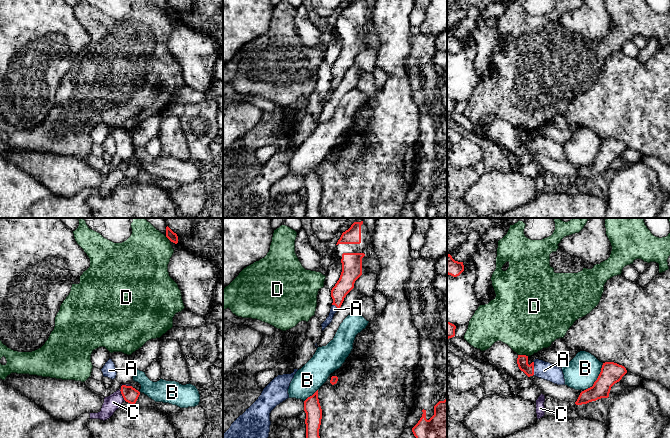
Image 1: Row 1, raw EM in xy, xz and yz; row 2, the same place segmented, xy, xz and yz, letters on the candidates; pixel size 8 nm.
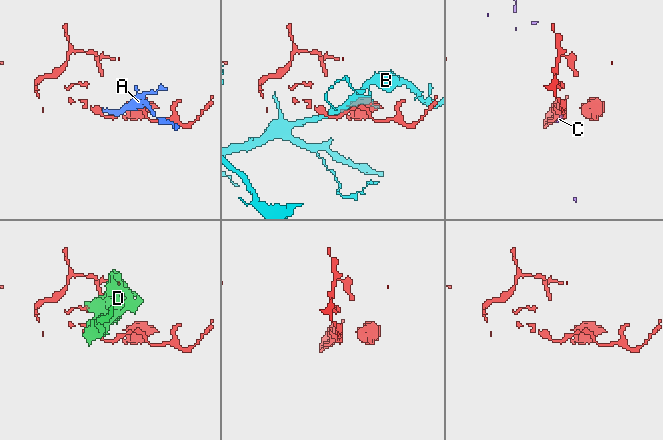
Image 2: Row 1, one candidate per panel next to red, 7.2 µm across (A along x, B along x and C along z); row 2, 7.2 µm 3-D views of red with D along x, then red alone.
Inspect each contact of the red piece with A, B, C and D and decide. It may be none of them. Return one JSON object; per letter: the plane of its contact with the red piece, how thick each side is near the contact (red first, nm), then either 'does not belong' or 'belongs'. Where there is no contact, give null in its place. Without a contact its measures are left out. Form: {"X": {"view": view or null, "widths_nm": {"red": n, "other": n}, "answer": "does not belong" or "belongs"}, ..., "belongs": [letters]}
{"A": {"view": "yz", "widths_nm": {"red": 90, "other": 140}, "answer": "belongs"}, "B": {"view": "yz", "widths_nm": {"red": 170, "other": 260}, "answer": "does not belong"}, "C": {"view": "xy", "widths_nm": {"red": 120, "other": 130}, "answer": "does not belong"}, "D": {"view": "yz", "widths_nm": {"red": 90, "other": 460}, "answer": "does not belong"}, "belongs": ["A"]}

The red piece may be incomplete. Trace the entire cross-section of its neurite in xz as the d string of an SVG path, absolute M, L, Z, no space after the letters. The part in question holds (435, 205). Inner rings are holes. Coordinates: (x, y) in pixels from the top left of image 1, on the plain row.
M411 35L411 52L404 60L406 73L409 77L413 99L420 109L420 135L417 143L417 159L414 166L415 183L422 185L422 193L412 204L417 218L447 218L447 109L438 98L440 88L438 85L439 69L434 64L436 53L435 40L430 36Z

